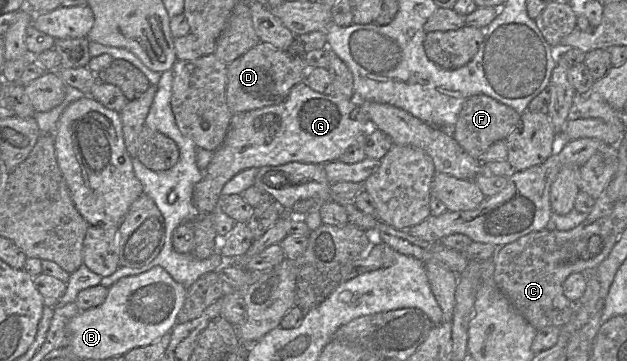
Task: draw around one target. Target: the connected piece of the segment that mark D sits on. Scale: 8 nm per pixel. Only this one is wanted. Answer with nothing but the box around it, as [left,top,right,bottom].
[226,43,309,114]

